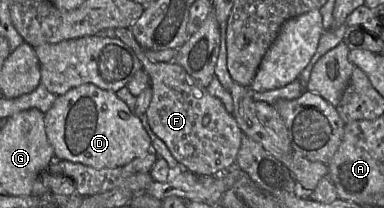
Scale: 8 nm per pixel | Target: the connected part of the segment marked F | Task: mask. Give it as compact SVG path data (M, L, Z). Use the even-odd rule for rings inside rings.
M115 28L114 30L108 30L107 33L98 33L96 35L115 36L129 46L140 60L143 69L150 77L150 85L153 91L151 103L146 111L147 121L153 132L165 142L182 168L197 175L215 175L236 166L243 132L234 116L226 111L220 99L210 95L207 88L199 84L179 64L175 62L150 62L146 58L142 47L134 38L130 28Z

